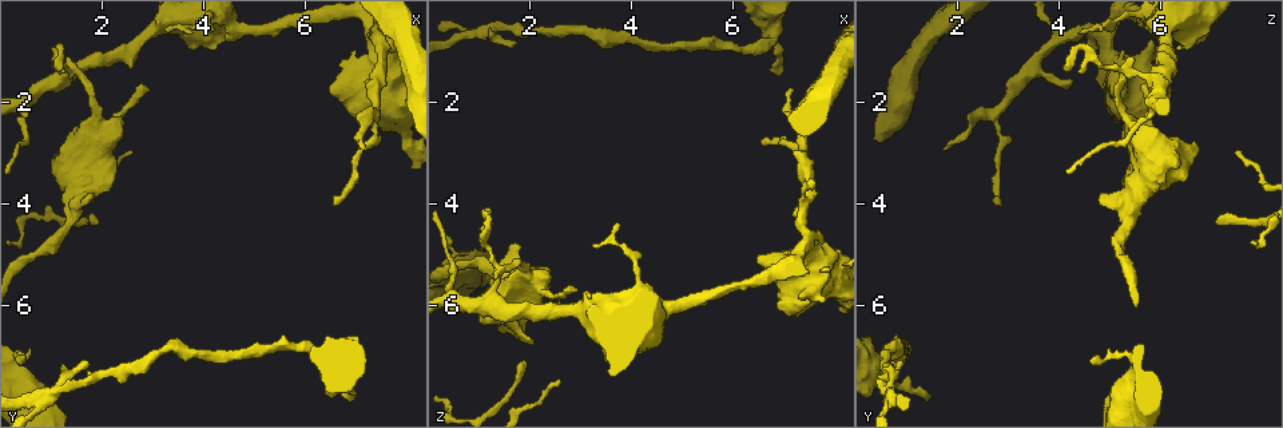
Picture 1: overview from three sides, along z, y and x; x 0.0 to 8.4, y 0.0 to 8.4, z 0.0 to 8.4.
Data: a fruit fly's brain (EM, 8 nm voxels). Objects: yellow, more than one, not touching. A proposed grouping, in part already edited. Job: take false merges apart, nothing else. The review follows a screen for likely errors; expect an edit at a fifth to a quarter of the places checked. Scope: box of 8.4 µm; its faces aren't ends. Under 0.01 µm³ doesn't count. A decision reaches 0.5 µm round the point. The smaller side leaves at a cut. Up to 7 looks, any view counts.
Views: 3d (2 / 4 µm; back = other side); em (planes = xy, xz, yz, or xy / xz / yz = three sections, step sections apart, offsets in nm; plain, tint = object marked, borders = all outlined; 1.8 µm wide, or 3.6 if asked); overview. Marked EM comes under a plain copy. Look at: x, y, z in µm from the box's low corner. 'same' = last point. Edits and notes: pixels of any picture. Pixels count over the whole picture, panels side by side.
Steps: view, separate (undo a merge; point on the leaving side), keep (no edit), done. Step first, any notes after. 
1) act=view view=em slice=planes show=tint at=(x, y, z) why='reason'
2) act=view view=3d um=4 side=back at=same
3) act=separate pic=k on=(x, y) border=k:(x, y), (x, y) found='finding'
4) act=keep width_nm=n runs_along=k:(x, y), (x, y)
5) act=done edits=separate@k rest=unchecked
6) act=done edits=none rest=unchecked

act=view view=em um=3.6 slice=xz step=4 show=tint at=(7.40, 0.80, 4.90) why='arms part here'

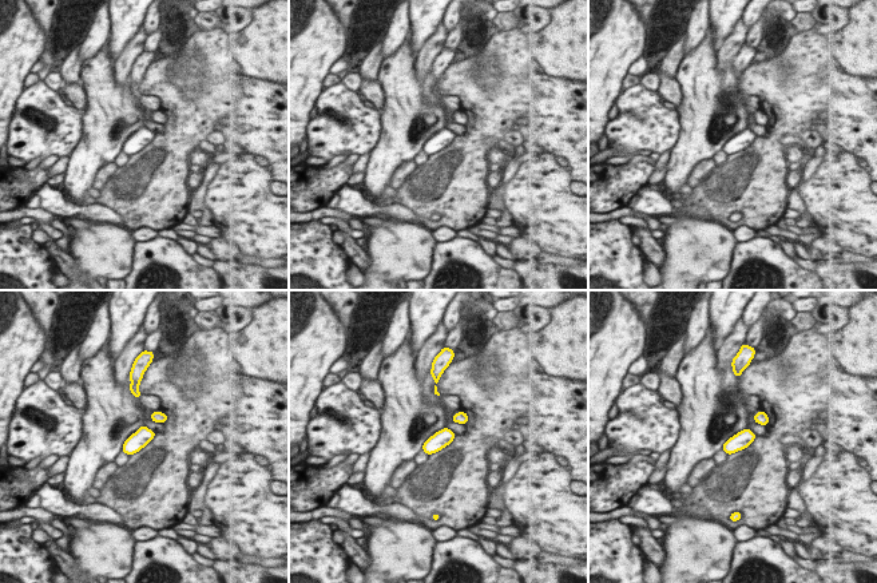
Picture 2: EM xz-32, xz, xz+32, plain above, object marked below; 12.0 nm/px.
act=keep found='all the same neuron'

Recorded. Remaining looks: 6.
act=view view=3d um=4 at=(1.15, 0.90, 4.35)

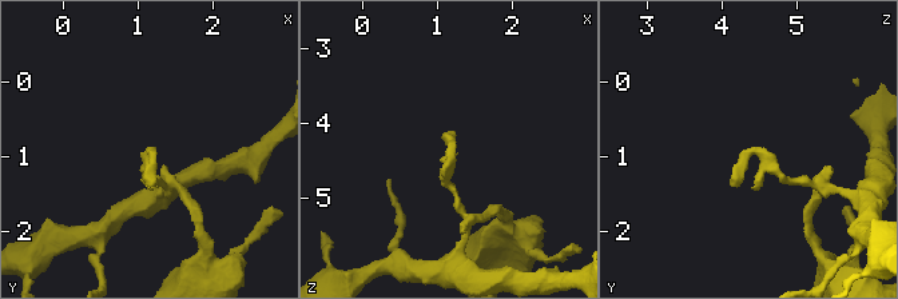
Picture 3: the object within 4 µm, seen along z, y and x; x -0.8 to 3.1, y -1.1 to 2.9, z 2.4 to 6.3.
act=view view=em um=3.6 slice=xz step=4 show=tint at=(1.15, 0.95, 4.40) why='shape alone is not enough'

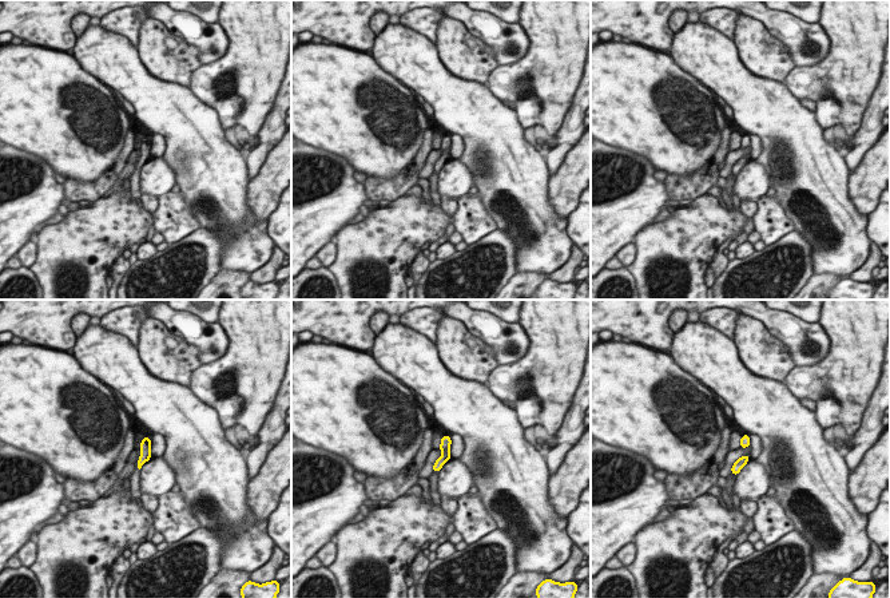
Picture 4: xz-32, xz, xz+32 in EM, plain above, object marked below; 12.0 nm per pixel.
act=keep width_nm=130 found='continuous, no second neuron'

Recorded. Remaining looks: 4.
act=view view=em slice=xz step=16 show=tint at=(0.95, 7.75, 0.70)

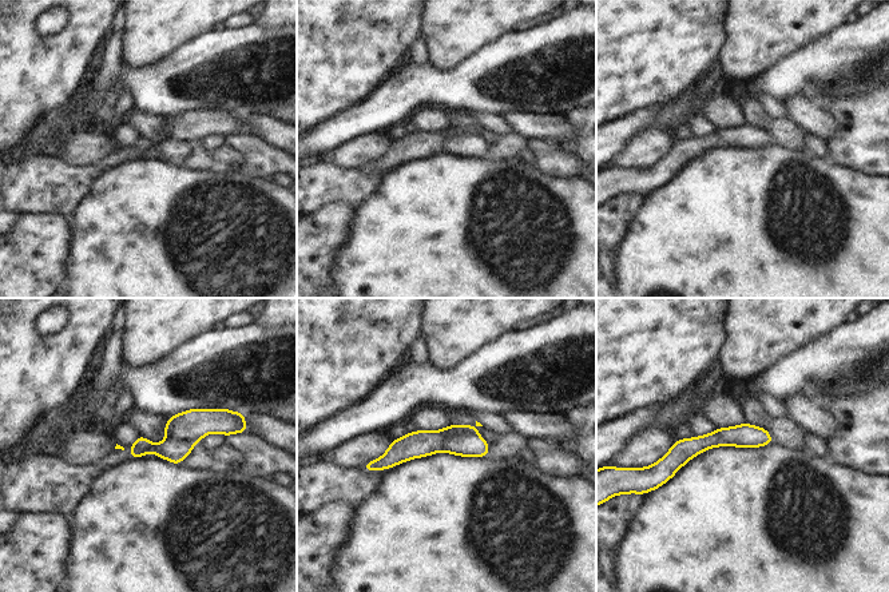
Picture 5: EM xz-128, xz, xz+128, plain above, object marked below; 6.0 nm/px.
act=view view=em slice=planes show=tint at=same why='another direction'

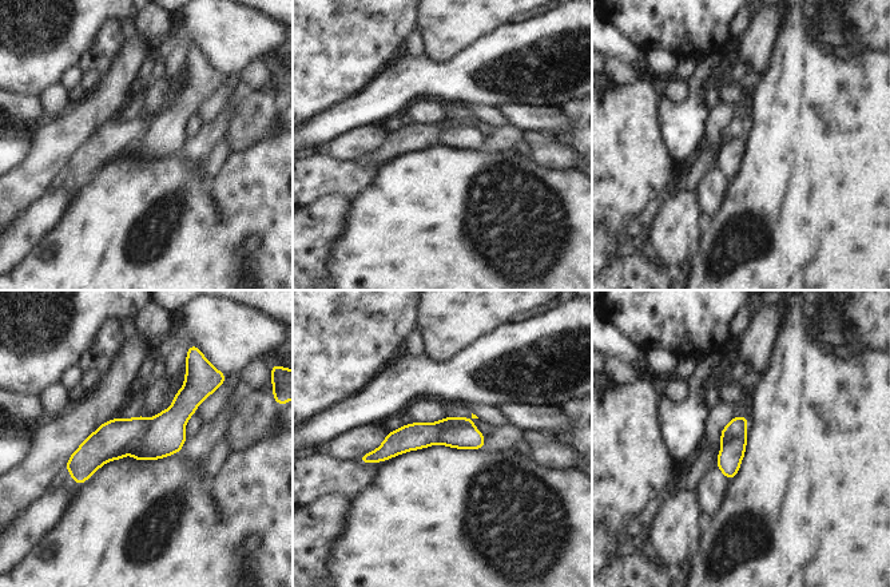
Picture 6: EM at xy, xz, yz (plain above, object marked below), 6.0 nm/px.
act=separate pic=6 on=(463, 437) border=6:(473, 425), (447, 427), (436, 437) found='a second neuron is stuck on'

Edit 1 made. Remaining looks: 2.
act=done edits=separate@6 rest=unchecked

